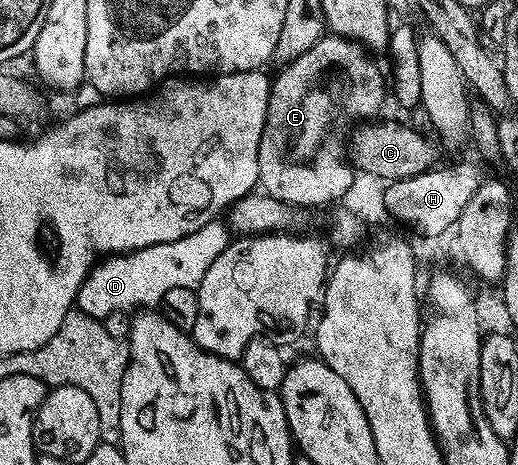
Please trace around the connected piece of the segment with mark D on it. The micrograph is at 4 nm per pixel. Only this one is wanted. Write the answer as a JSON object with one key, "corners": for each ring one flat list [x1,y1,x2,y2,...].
{"corners":[[215,221,176,241,164,241,139,251,99,258,88,273,84,285,80,285,77,310,93,319,105,321,108,313,157,308,168,289,197,289,200,281,204,281,204,273,208,273,212,261,216,261,216,257,220,257,220,253,224,253,231,242,232,235,227,224]]}

